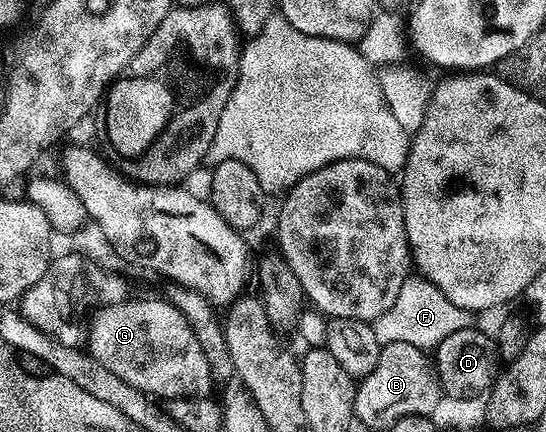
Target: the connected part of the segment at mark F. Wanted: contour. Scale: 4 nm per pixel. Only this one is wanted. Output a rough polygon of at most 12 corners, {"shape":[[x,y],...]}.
{"shape":[[413,273],[372,322],[382,345],[436,349],[474,326],[435,285]]}

